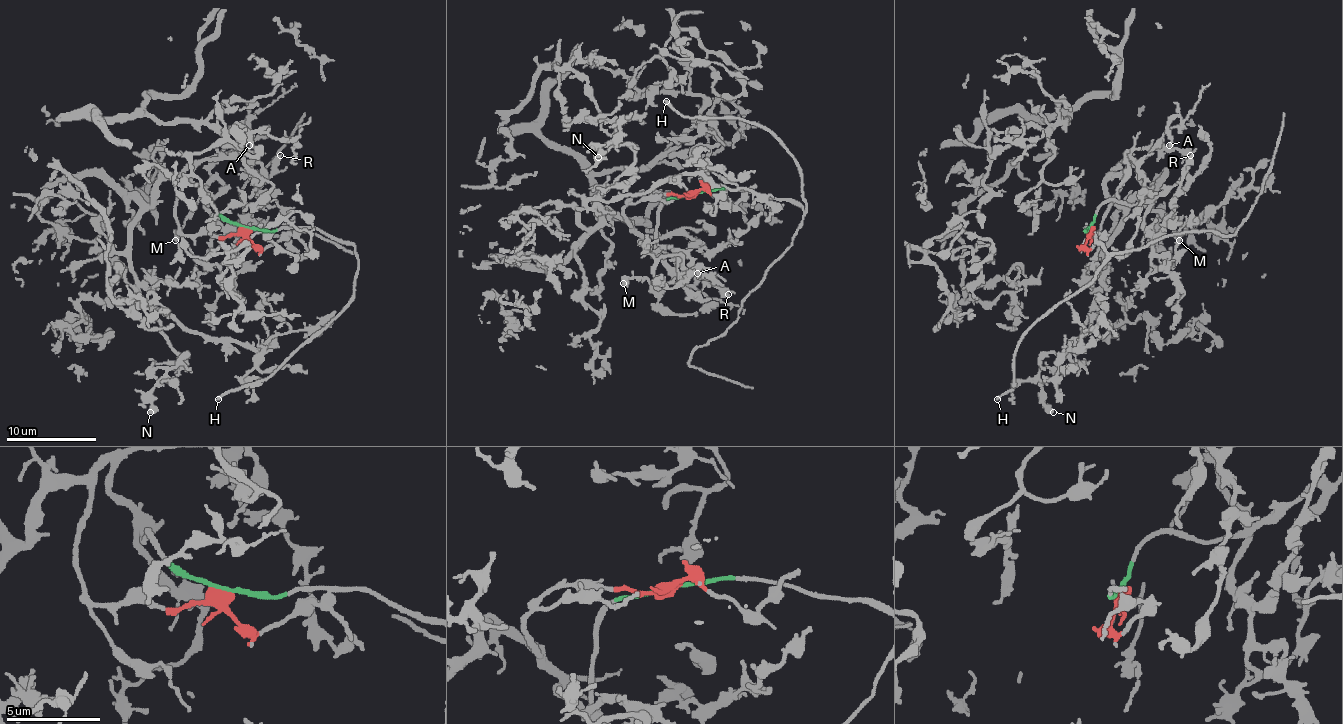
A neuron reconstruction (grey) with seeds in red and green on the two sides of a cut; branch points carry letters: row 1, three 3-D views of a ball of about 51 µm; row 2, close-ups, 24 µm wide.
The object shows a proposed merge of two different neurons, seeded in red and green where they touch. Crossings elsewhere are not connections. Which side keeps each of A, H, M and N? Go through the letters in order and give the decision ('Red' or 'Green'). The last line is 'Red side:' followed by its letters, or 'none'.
A: Red
H: Green
M: Green
N: Red
Red side: A, N

